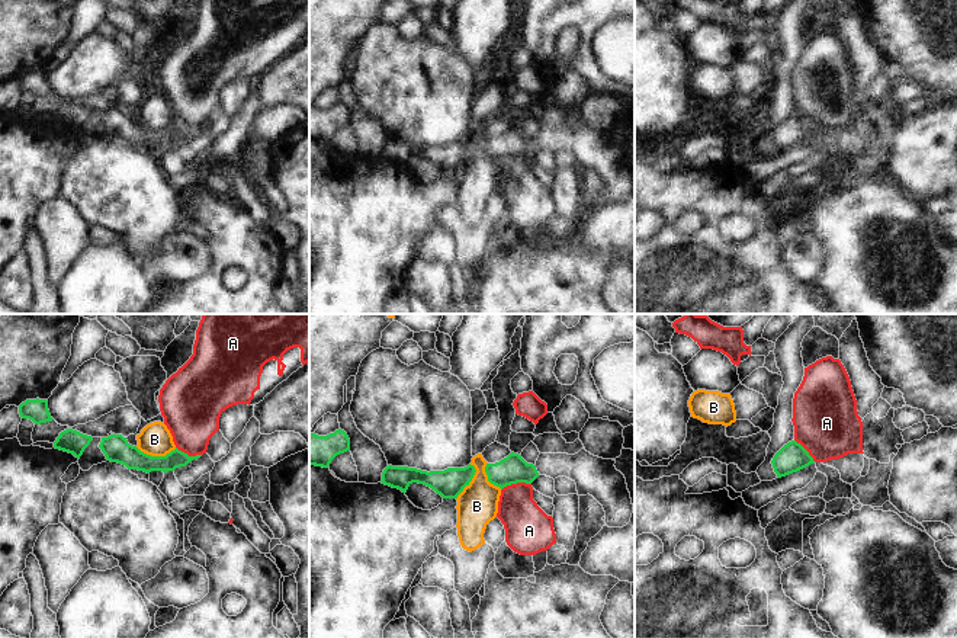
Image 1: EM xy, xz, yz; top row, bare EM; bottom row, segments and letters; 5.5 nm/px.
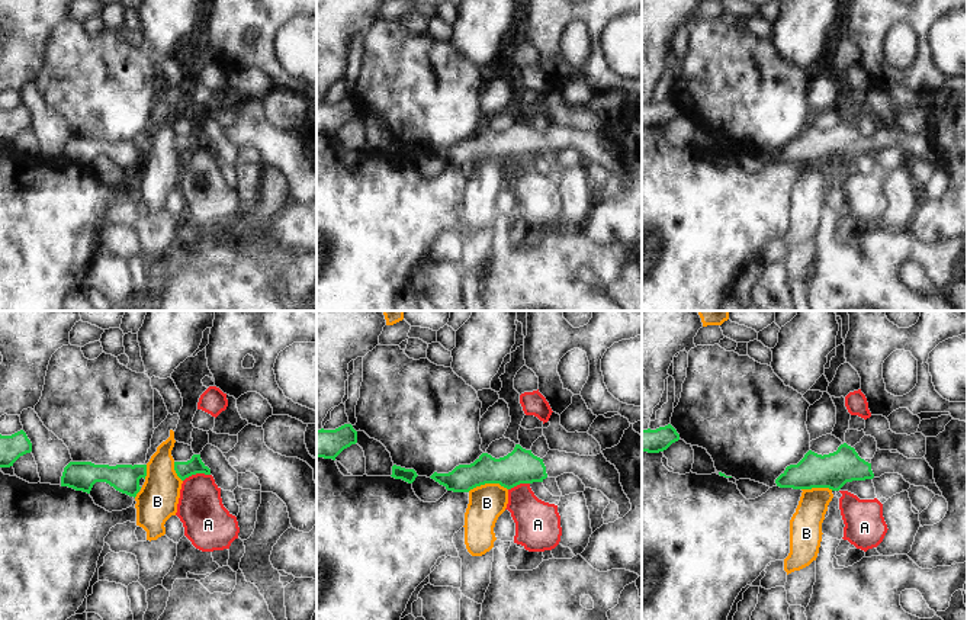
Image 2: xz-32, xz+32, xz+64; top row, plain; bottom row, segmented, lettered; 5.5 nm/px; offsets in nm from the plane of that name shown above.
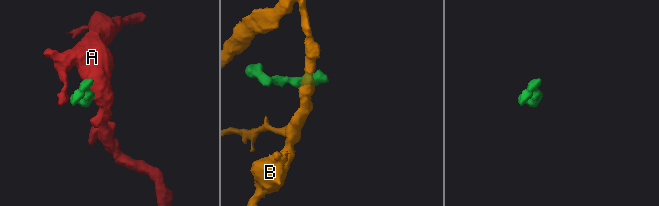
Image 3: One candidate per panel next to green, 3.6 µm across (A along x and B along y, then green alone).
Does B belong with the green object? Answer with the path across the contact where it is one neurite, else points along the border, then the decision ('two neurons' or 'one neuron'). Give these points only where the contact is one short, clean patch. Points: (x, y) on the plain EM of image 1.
border along xy (135, 121), (151, 130), (166, 130), (176, 122); two neurons

